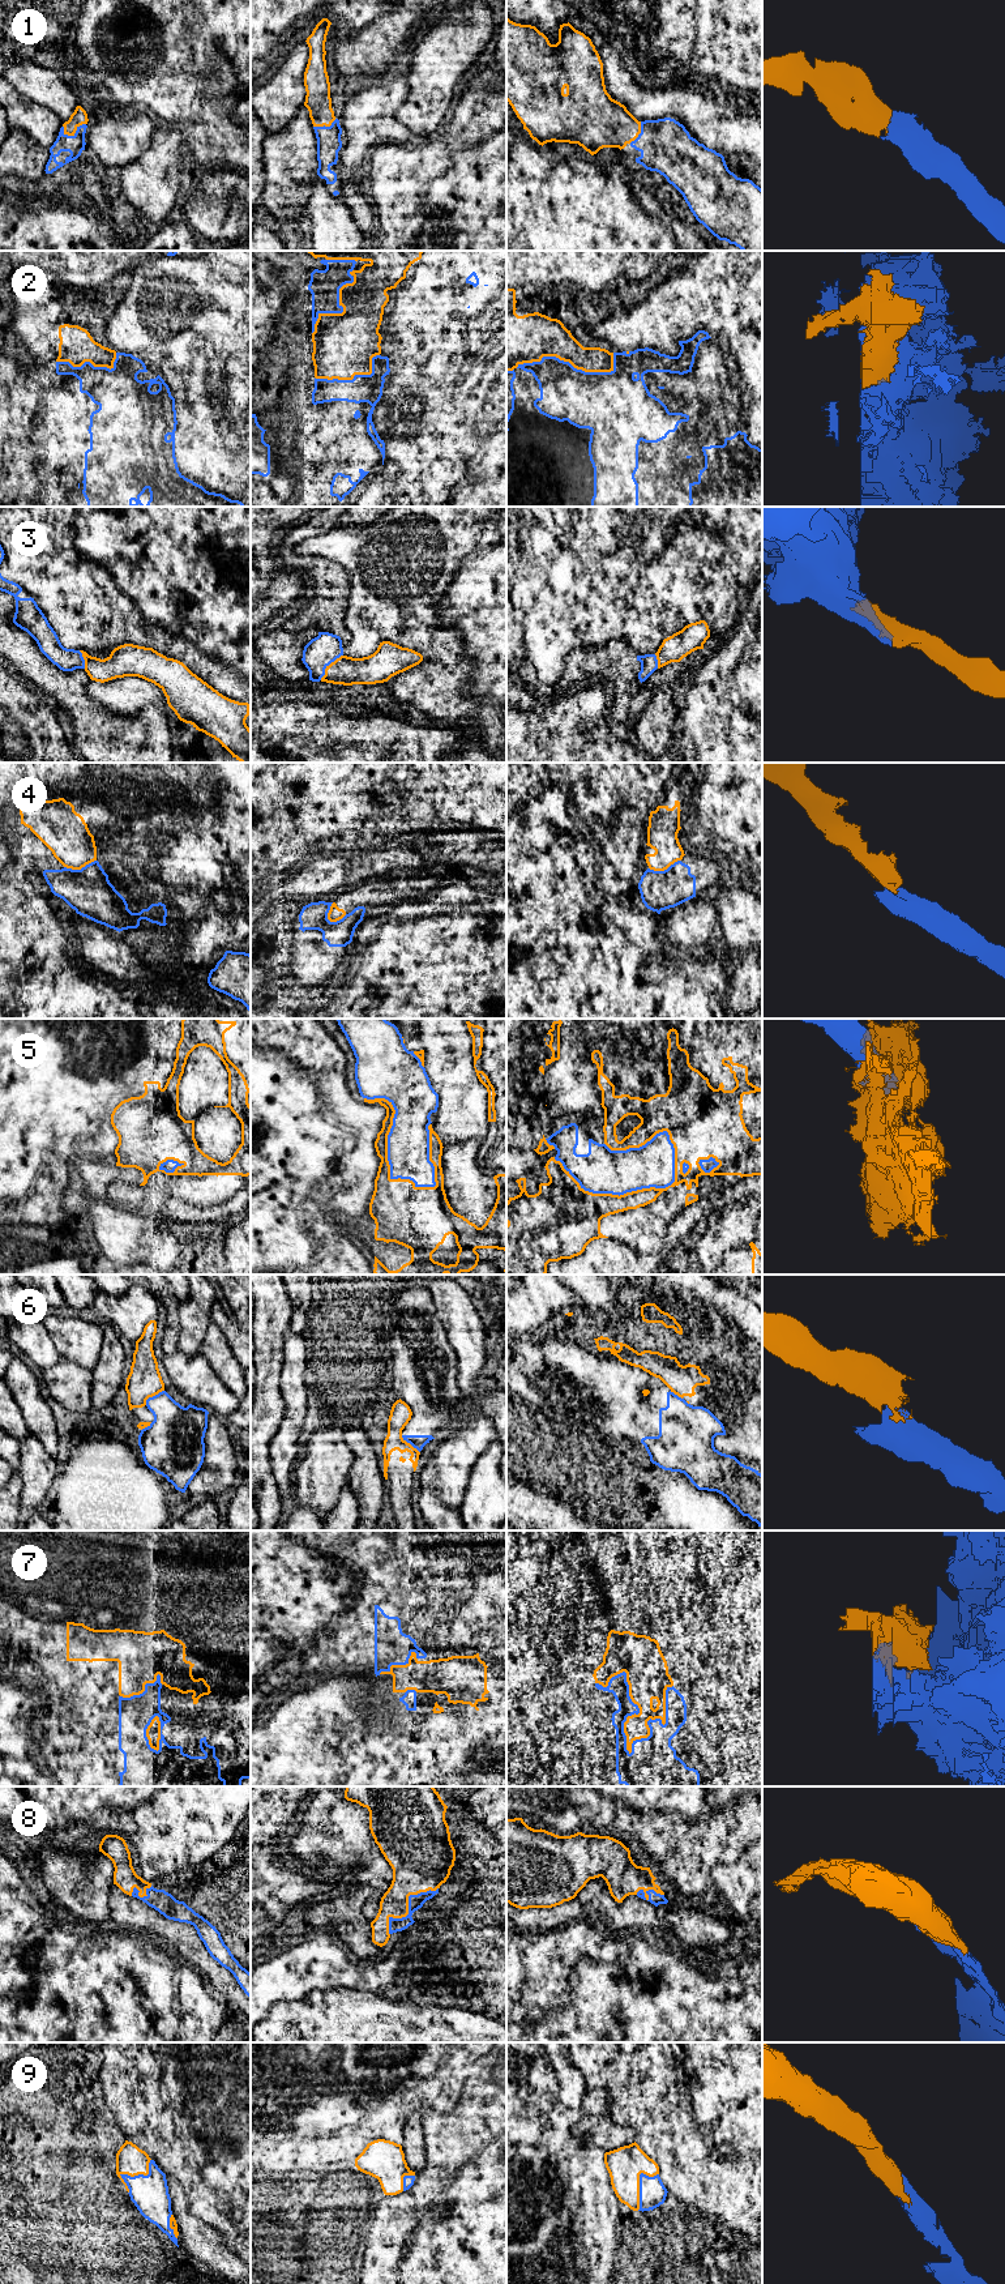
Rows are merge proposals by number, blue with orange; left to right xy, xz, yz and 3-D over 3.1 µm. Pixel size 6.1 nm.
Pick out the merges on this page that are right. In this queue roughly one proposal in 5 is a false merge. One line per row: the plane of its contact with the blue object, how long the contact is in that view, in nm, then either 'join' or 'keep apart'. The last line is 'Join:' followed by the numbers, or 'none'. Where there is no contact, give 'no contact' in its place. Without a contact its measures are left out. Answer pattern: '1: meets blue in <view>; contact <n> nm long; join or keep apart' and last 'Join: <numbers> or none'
1: meets blue in xy; contact 160 nm long; join
2: meets blue in yz; contact 600 nm long; keep apart
3: meets blue in xz; contact 220 nm long; join
4: meets blue in xz; contact 130 nm long; keep apart
5: meets blue in yz; contact 750 nm long; keep apart
6: meets blue in xy; contact 150 nm long; keep apart
7: meets blue in yz; contact 500 nm long; keep apart
8: meets blue in xz; contact 420 nm long; join
9: meets blue in xy; contact 260 nm long; join
Join: 1, 3, 8, 9

